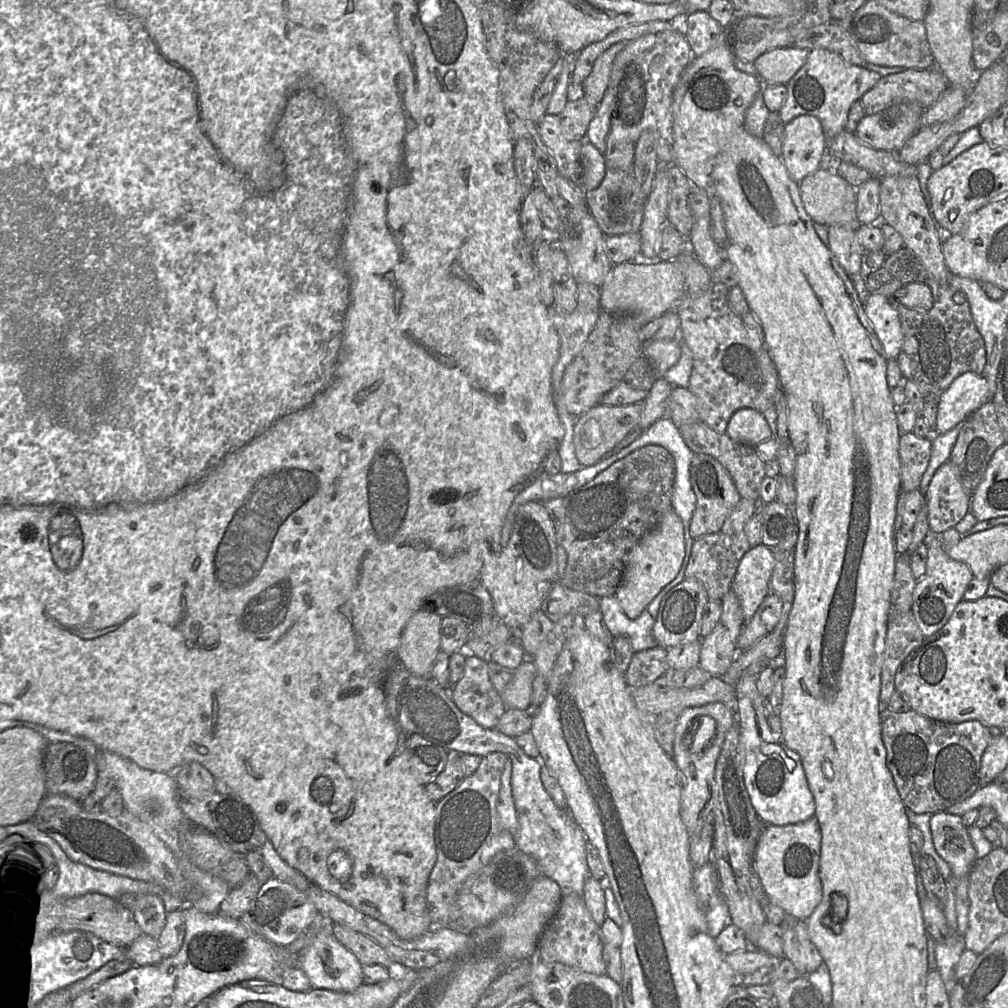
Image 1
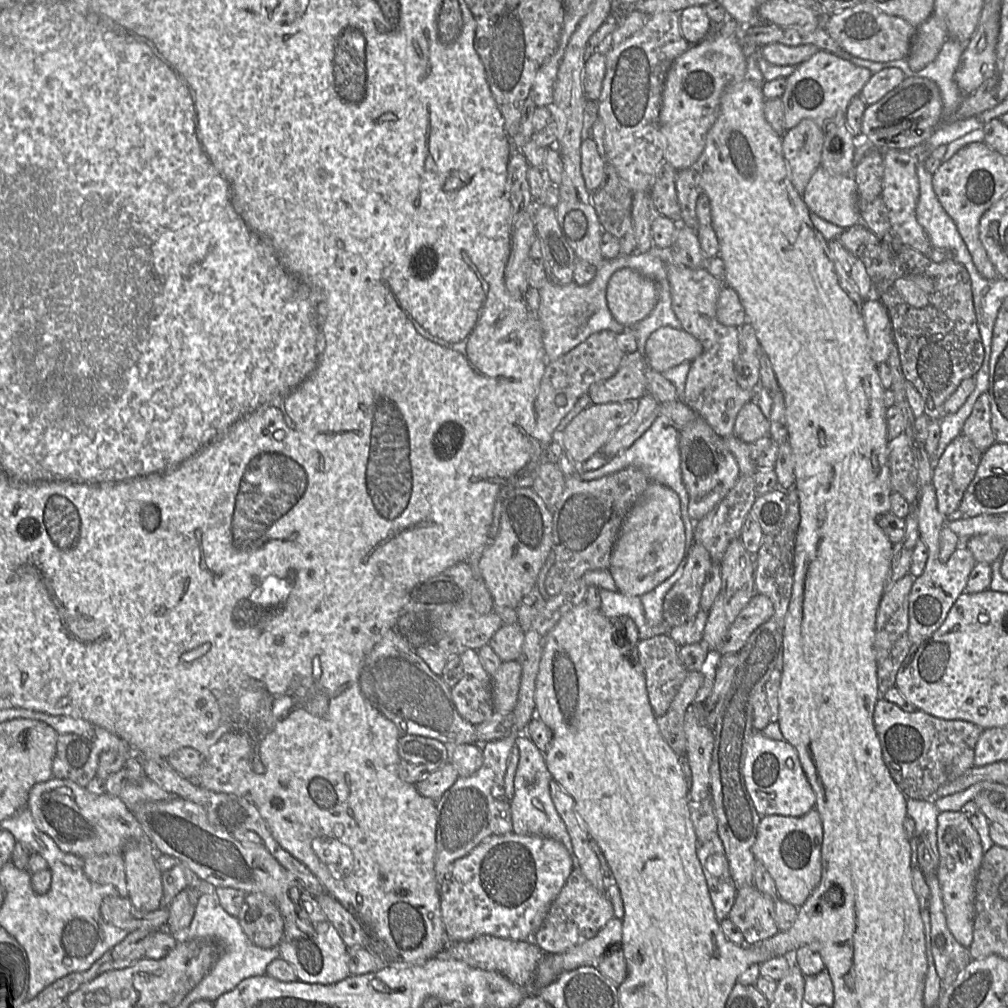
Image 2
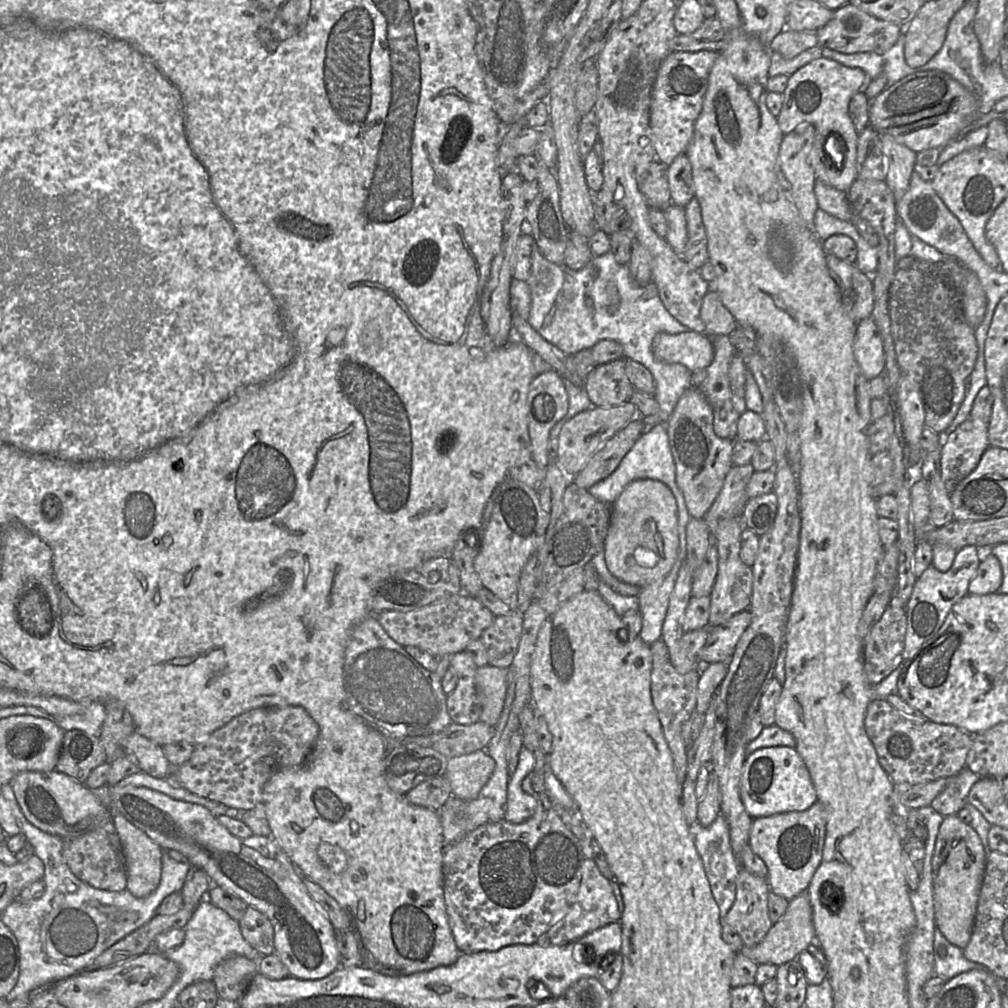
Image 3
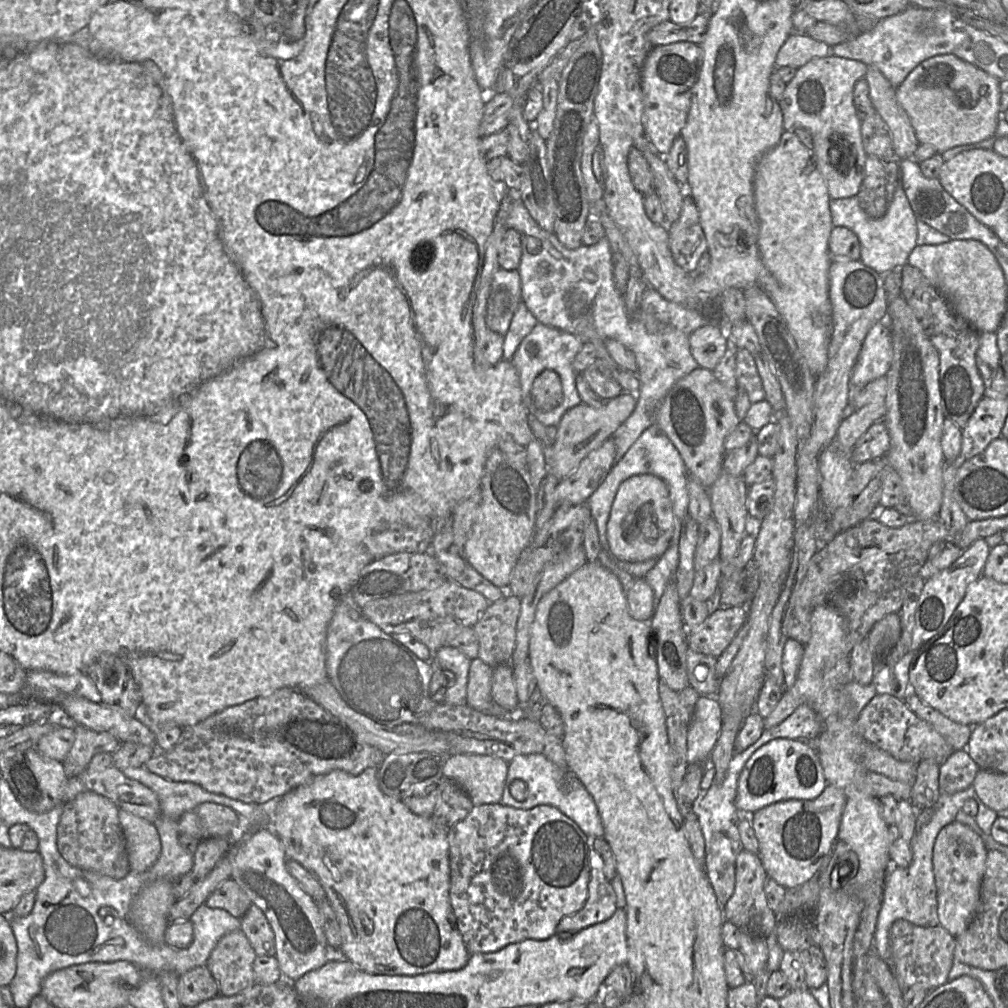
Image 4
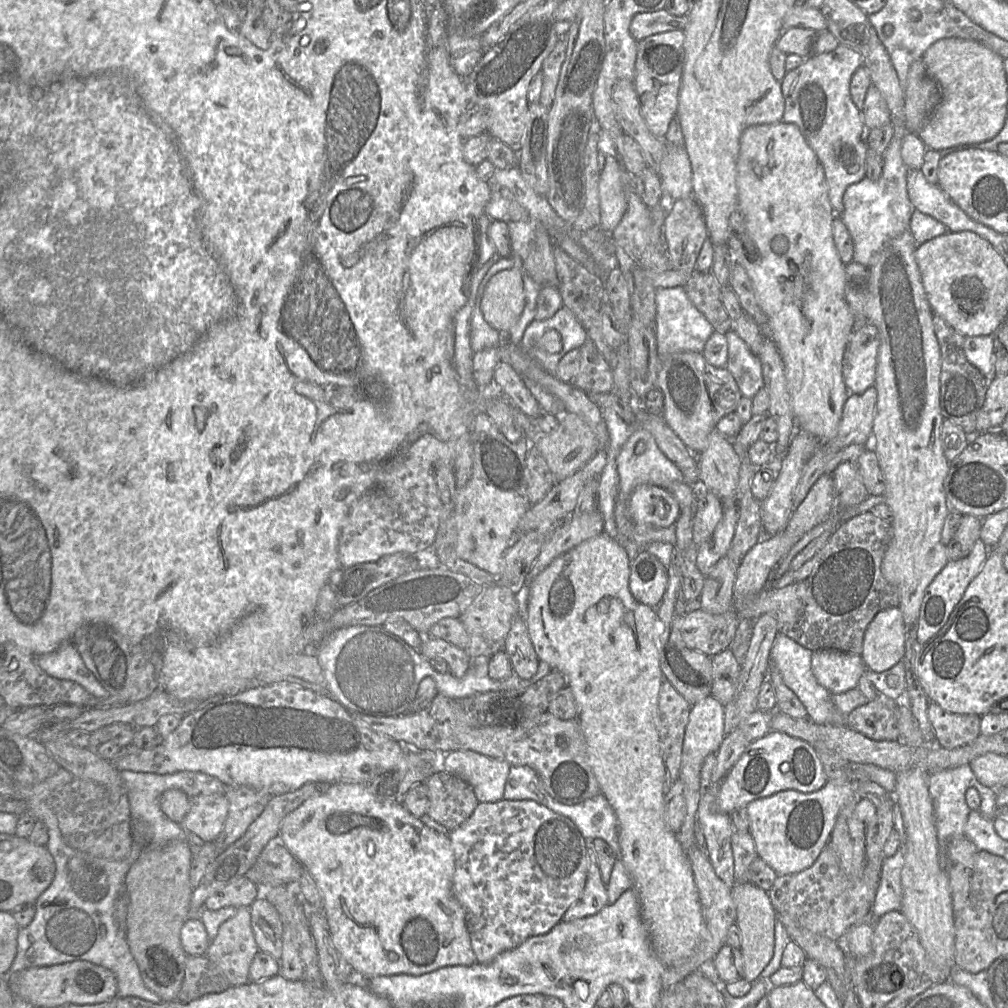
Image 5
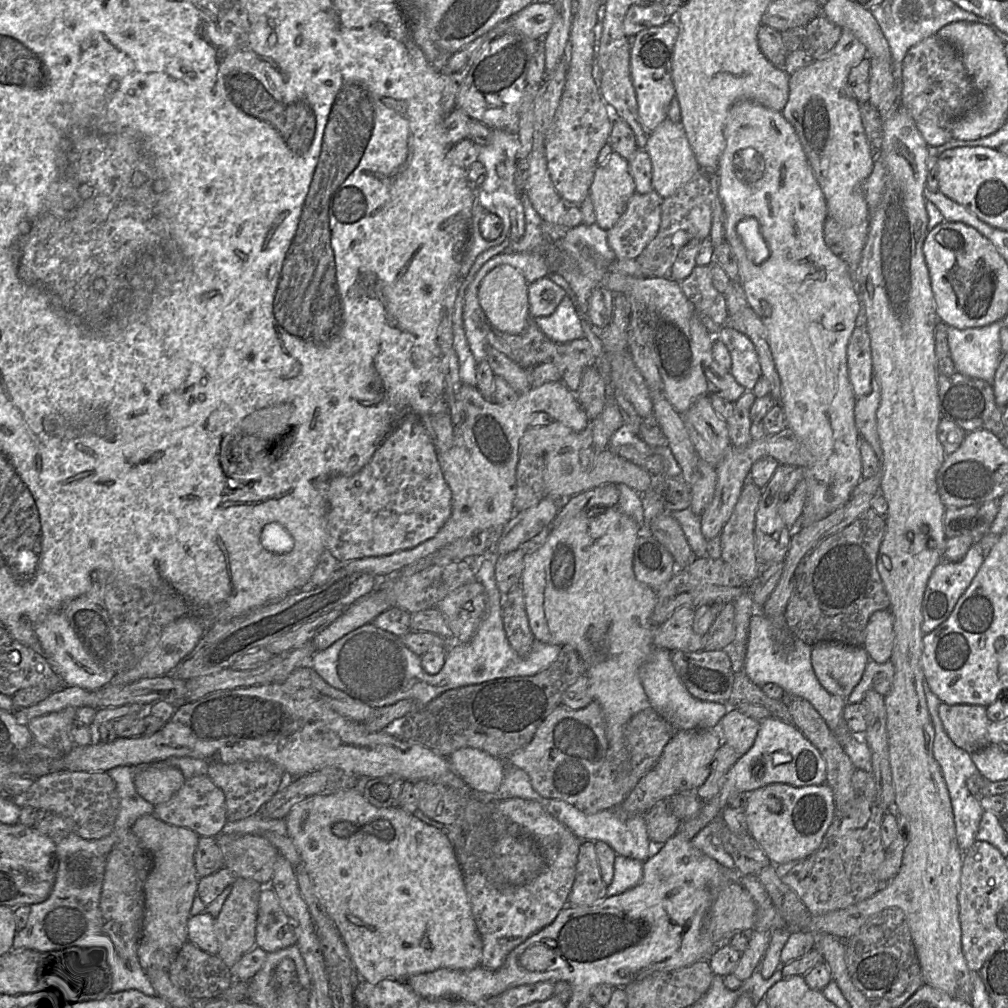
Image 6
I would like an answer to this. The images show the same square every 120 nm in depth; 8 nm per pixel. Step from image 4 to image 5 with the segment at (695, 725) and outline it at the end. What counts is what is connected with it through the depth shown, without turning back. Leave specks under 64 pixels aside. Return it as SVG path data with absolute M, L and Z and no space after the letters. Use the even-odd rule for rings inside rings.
M707 696L693 704L690 708L689 721L685 730L680 768L680 780L683 784L686 812L683 824L676 834L680 845L687 854L691 848L696 846L694 826L702 797L700 788L701 768L705 758L709 754L718 751L724 737L724 706L713 696Z

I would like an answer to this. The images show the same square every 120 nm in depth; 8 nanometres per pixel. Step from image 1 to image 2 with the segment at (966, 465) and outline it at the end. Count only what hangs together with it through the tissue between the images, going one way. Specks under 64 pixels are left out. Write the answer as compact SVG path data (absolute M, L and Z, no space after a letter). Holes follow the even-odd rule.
M988 391L976 400L970 416L964 423L962 434L970 439L982 454L996 442L991 427L991 405Z

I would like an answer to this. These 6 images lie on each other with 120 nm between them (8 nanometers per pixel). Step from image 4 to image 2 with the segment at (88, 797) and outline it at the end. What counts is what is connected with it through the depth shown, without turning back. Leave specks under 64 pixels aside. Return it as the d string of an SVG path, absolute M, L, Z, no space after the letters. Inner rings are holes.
M123 852L93 855L83 858L84 872L89 880L111 884L122 898L128 897L126 869Z

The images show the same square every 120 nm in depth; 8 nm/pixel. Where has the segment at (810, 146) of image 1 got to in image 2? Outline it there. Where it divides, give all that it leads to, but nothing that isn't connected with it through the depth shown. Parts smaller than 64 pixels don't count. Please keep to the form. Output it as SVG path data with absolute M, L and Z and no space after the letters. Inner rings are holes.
M803 119L782 136L782 150L790 180L802 196L816 169L821 166L824 134L811 119Z

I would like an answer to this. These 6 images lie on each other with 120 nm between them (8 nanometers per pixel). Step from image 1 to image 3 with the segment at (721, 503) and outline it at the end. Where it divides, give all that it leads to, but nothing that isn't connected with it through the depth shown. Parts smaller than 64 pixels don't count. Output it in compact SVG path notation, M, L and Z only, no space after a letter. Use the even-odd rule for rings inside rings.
M690 387L678 400L665 422L676 465L677 484L684 495L690 517L705 518L733 466L734 440L719 437L713 428L713 409L705 395Z

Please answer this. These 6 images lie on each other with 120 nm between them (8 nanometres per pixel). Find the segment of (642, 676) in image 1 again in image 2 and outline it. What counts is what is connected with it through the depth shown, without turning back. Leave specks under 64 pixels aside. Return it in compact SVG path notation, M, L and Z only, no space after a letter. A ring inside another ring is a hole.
M669 632L641 640L637 645L639 664L643 669L649 702L655 715L662 716L669 709L679 688L688 675L688 671L679 658L679 646L670 637Z

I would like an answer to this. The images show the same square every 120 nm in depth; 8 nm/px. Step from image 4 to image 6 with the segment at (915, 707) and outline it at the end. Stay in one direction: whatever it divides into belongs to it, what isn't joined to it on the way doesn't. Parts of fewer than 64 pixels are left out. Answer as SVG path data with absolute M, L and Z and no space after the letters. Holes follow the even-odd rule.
M979 705L939 706L939 717L951 741L970 754L989 746L987 707Z

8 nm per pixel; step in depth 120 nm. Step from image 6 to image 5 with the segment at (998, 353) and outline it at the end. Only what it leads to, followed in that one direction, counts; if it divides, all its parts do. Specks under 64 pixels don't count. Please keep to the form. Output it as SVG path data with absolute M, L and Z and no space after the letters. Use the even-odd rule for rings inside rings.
M994 336L965 337L963 348L966 359L986 379L992 380L995 377Z

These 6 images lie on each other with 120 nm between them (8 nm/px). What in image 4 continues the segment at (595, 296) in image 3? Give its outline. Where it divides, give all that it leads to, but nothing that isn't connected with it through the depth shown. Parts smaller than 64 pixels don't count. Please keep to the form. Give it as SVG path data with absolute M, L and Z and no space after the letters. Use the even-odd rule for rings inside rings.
M511 192L511 203L506 227L513 228L521 235L522 256L518 268L521 276L522 301L539 323L569 332L584 343L595 336L603 340L614 339L631 350L637 360L637 376L639 394L637 404L629 418L616 430L611 437L615 443L616 456L614 465L618 463L633 443L650 426L654 425L654 414L673 385L691 373L698 366L690 349L690 335L706 324L705 318L697 307L688 307L665 299L654 288L648 287L642 296L639 310L635 316L628 314L624 295L615 287L612 249L605 235L595 245L581 245L576 249L566 248L554 232L542 229L530 216L519 195Z

